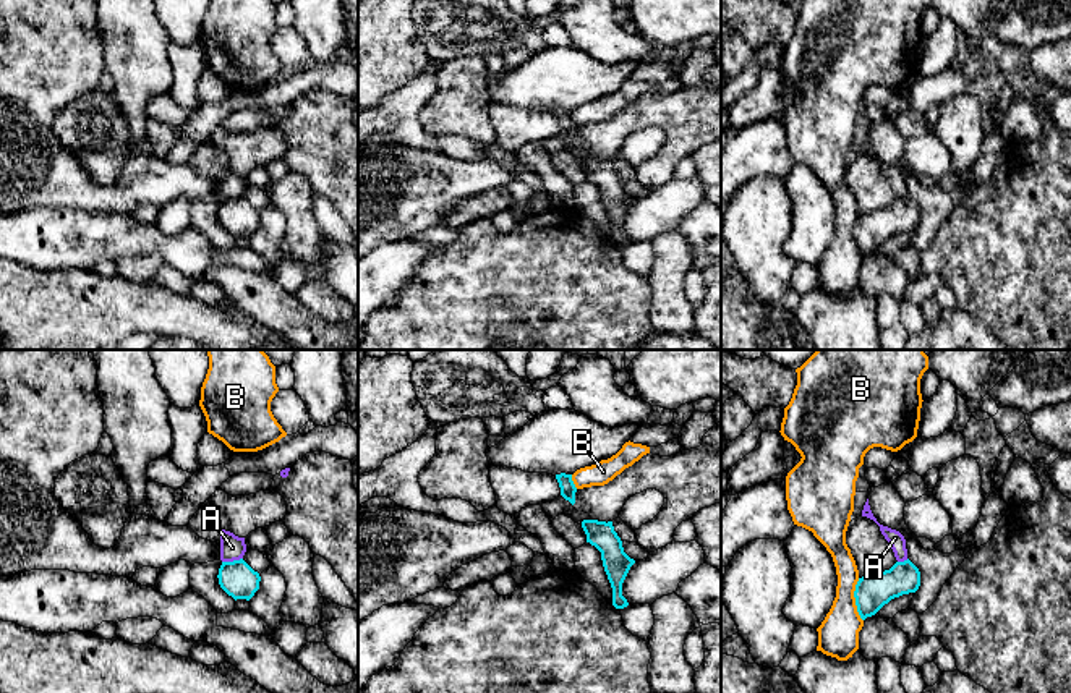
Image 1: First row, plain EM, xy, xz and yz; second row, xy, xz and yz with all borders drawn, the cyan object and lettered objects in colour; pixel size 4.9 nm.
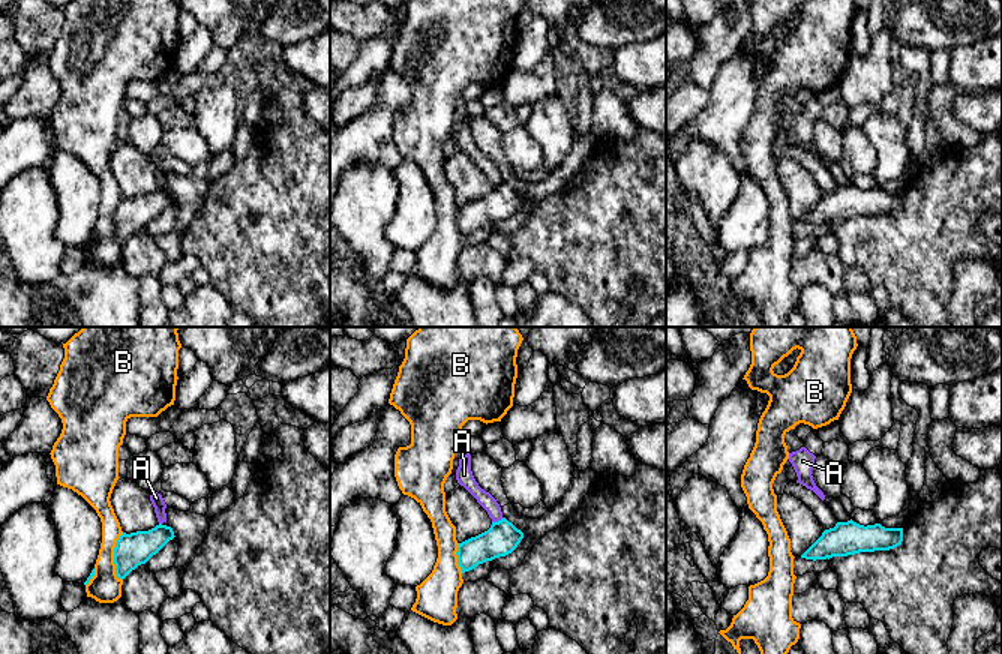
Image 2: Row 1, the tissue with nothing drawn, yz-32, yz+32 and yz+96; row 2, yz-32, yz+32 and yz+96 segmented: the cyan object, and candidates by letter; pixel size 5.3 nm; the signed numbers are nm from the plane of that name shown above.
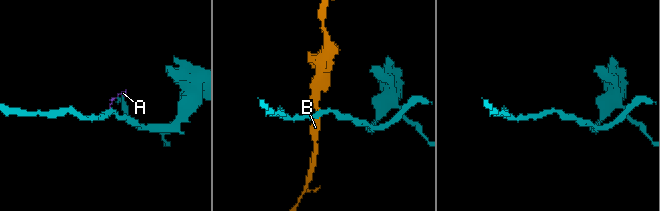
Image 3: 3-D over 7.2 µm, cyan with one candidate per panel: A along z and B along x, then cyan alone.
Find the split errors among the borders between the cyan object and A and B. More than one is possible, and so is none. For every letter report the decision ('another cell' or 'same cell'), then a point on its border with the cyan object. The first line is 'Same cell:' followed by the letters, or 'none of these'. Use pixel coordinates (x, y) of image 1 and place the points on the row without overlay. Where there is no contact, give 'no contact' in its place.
Same cell: none of these
A: another cell | xy (232, 199)
B: another cell | yz (856, 237)

